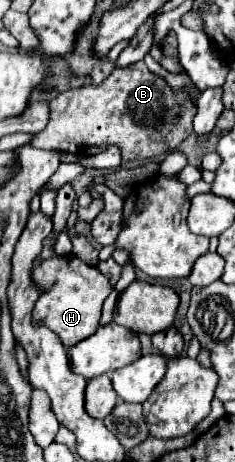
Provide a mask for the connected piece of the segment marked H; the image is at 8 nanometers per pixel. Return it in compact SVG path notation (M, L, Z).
M56 255L40 263L32 271L32 279L36 287L40 287L40 297L32 311L34 325L38 327L42 325L54 331L66 349L86 339L88 335L94 335L94 331L100 327L102 303L112 293L112 285L106 283L106 277L96 267L86 265L74 255L66 257Z

